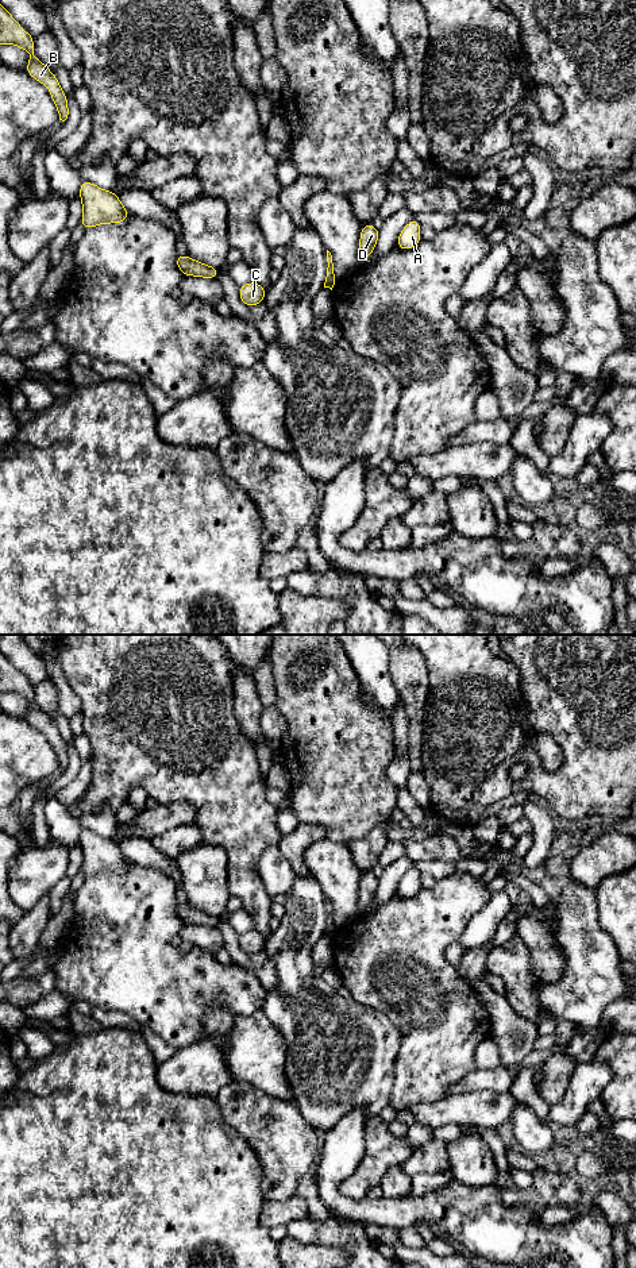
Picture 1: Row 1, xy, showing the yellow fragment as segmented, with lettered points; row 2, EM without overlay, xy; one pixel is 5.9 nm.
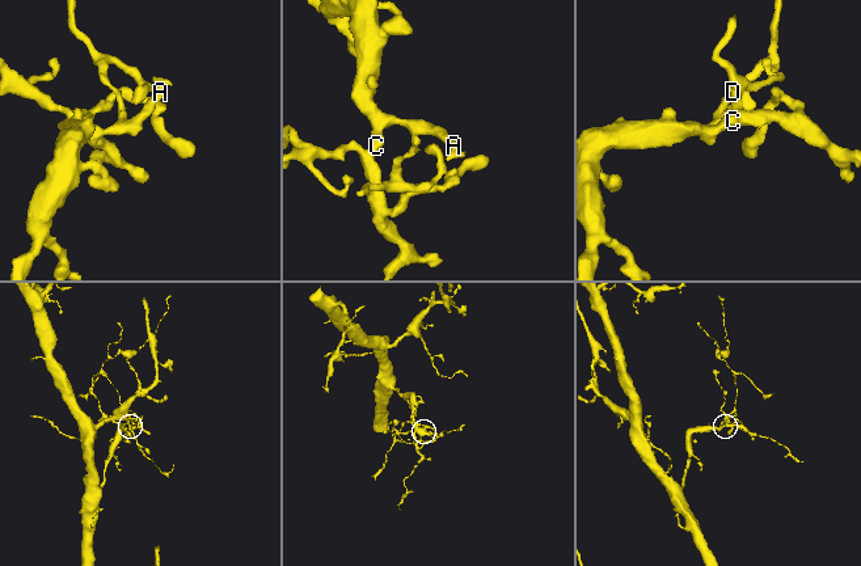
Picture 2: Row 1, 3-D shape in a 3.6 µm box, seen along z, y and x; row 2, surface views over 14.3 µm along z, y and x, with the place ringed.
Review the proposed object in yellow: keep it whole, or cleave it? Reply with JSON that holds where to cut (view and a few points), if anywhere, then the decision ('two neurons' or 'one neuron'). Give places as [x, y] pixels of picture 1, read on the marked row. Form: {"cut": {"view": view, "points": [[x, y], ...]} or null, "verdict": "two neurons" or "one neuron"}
{"cut": {"view": "xy", "points": [[335, 278], [328, 286]]}, "verdict": "two neurons"}

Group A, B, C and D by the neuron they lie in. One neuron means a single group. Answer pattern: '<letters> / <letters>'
A B C / D

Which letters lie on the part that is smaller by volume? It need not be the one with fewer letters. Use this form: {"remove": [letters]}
{"remove": ["D"]}

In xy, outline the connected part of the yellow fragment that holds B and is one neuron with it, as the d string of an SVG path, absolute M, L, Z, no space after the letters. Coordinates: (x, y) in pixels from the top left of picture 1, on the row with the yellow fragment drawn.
M0 4L0 43L20 46L30 54L24 69L32 78L49 86L51 99L57 107L59 120L65 122L69 115L68 96L63 93L57 77L34 54L34 36L23 31L20 24Z

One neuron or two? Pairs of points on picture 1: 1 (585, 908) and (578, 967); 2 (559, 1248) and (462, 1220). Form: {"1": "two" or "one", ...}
{"1": "one", "2": "one"}

